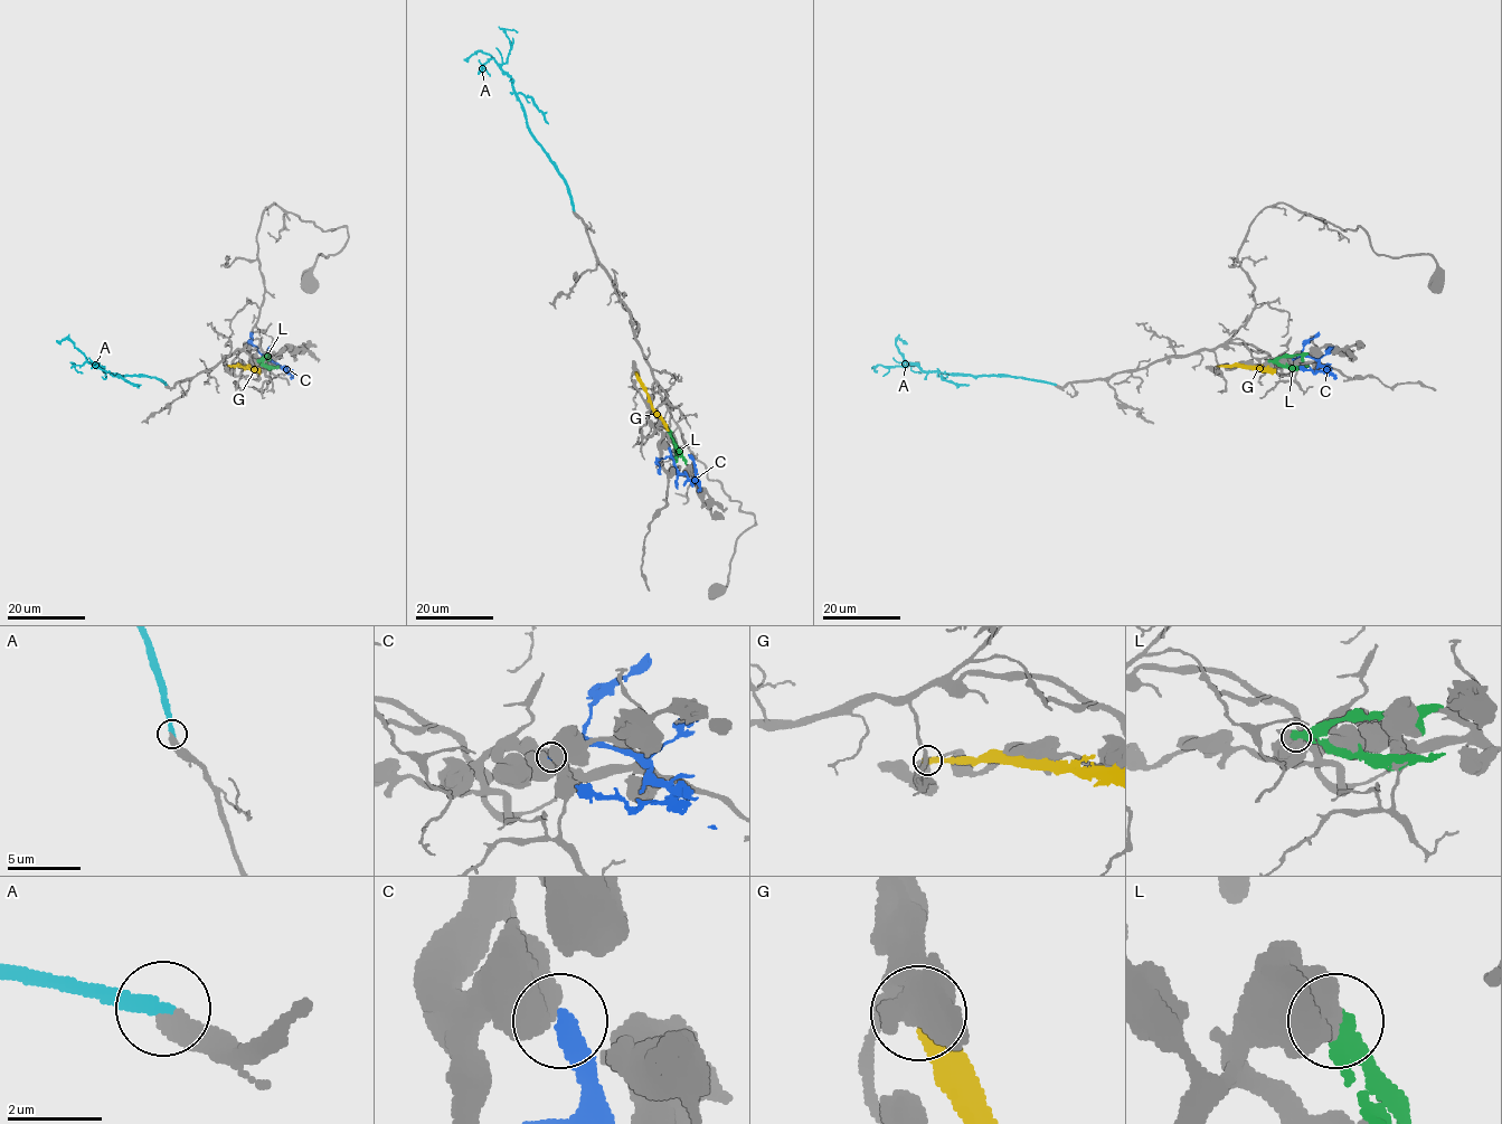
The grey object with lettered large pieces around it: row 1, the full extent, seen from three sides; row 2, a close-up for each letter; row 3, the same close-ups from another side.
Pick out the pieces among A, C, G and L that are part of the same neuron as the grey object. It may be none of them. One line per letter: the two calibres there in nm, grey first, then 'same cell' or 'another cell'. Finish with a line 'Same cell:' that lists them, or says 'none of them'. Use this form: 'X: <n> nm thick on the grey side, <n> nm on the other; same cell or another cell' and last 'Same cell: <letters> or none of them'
A: 360 nm thick on the grey side, 280 nm on the other; same cell
C: 420 nm thick on the grey side, 360 nm on the other; another cell
G: 500 nm thick on the grey side, 400 nm on the other; another cell
L: 850 nm thick on the grey side, 460 nm on the other; another cell
Same cell: A

